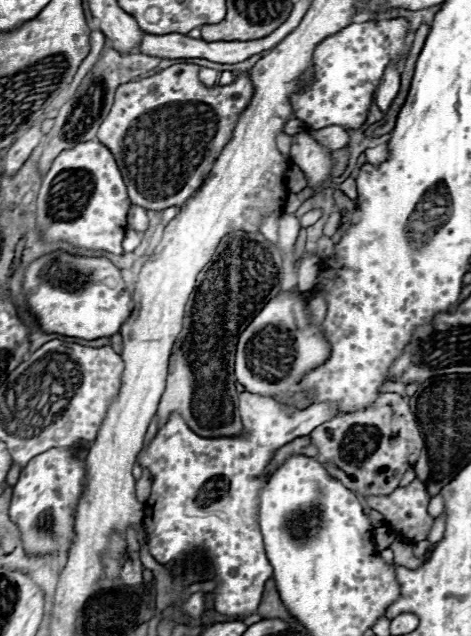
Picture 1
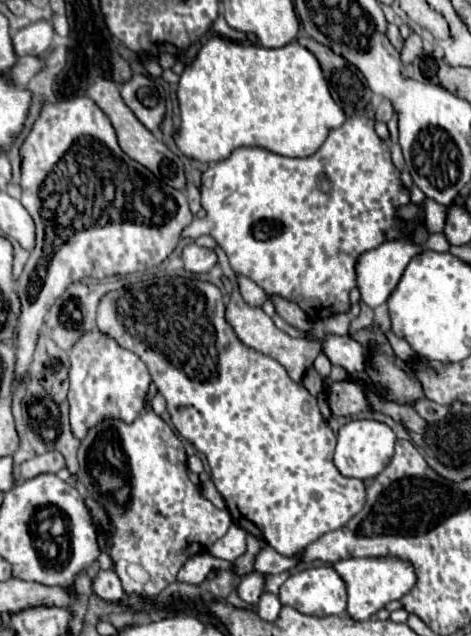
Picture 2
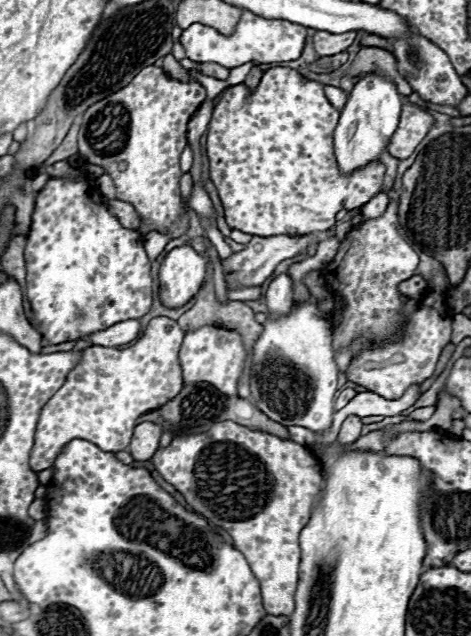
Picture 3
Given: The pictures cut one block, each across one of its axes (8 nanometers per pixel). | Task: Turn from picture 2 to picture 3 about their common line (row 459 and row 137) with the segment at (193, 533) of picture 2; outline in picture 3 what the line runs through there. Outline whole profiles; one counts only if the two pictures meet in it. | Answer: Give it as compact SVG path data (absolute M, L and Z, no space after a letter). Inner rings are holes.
M148 66L140 70L140 74L134 76L134 80L128 86L92 104L84 112L84 120L78 132L80 156L84 156L84 160L90 164L106 168L106 172L114 178L118 198L130 202L138 210L138 216L142 218L142 222L148 224L148 230L158 230L162 234L170 234L172 238L188 230L188 216L182 214L180 204L178 180L182 170L178 162L186 146L186 124L204 100L206 90L200 82L180 82L168 78L162 68Z

